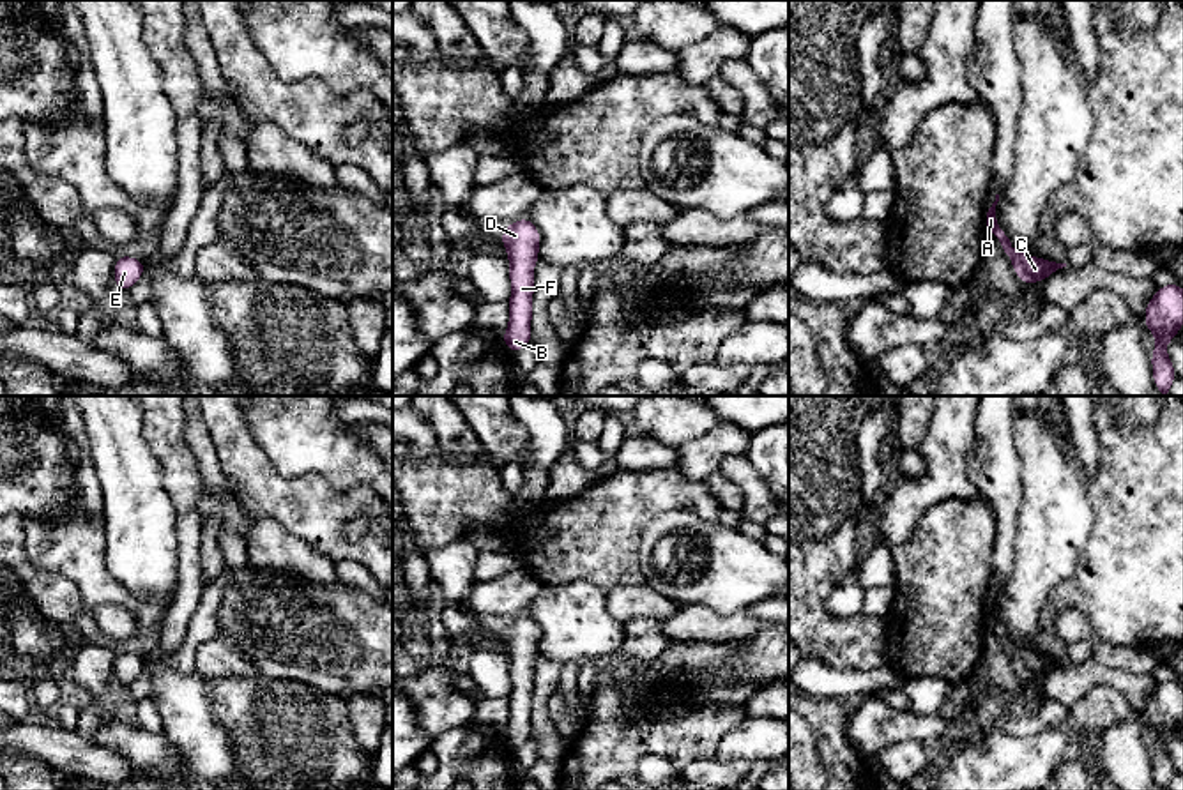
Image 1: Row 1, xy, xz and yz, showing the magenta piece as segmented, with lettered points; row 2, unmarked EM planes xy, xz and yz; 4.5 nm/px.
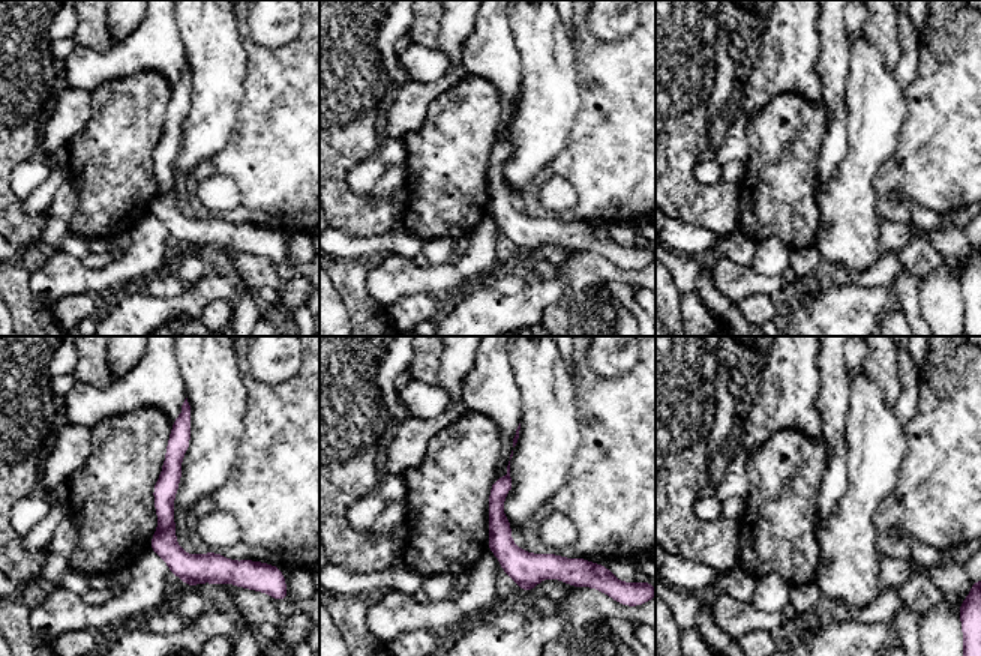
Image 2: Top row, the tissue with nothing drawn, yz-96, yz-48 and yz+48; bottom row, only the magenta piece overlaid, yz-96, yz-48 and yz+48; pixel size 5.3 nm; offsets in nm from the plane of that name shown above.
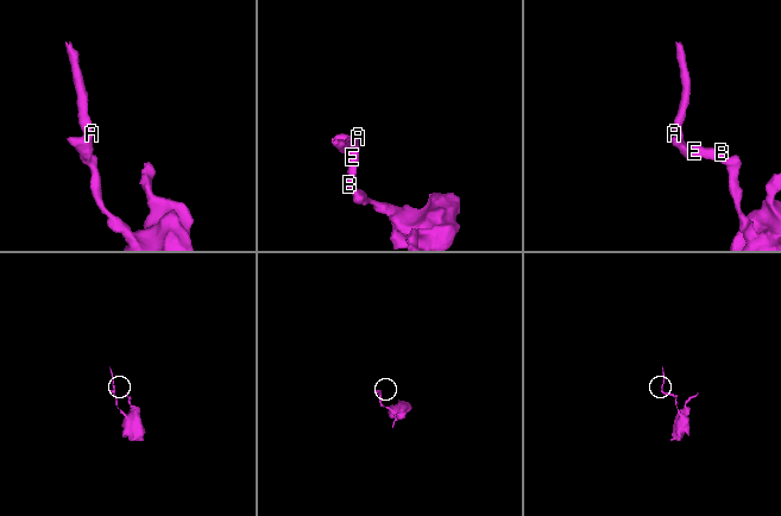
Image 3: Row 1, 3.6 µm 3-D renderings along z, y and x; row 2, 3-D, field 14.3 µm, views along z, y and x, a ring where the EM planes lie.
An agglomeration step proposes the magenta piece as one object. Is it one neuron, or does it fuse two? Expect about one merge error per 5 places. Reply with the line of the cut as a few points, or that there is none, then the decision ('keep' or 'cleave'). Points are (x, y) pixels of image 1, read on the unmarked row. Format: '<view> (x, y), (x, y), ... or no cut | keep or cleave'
no cut | keep

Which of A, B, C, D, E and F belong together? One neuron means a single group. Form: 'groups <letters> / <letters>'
groups A B C D E F

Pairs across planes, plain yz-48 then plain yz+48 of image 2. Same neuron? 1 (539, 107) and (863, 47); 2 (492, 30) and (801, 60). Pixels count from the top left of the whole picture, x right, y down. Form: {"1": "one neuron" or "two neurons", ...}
{"1": "one neuron", "2": "two neurons"}

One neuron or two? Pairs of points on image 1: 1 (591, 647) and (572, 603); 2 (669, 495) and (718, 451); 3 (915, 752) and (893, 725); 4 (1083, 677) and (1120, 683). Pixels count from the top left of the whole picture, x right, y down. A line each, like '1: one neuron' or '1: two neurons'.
1: one neuron
2: two neurons
3: two neurons
4: one neuron

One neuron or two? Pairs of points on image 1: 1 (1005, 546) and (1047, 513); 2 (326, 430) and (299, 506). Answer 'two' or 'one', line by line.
1: two
2: two

